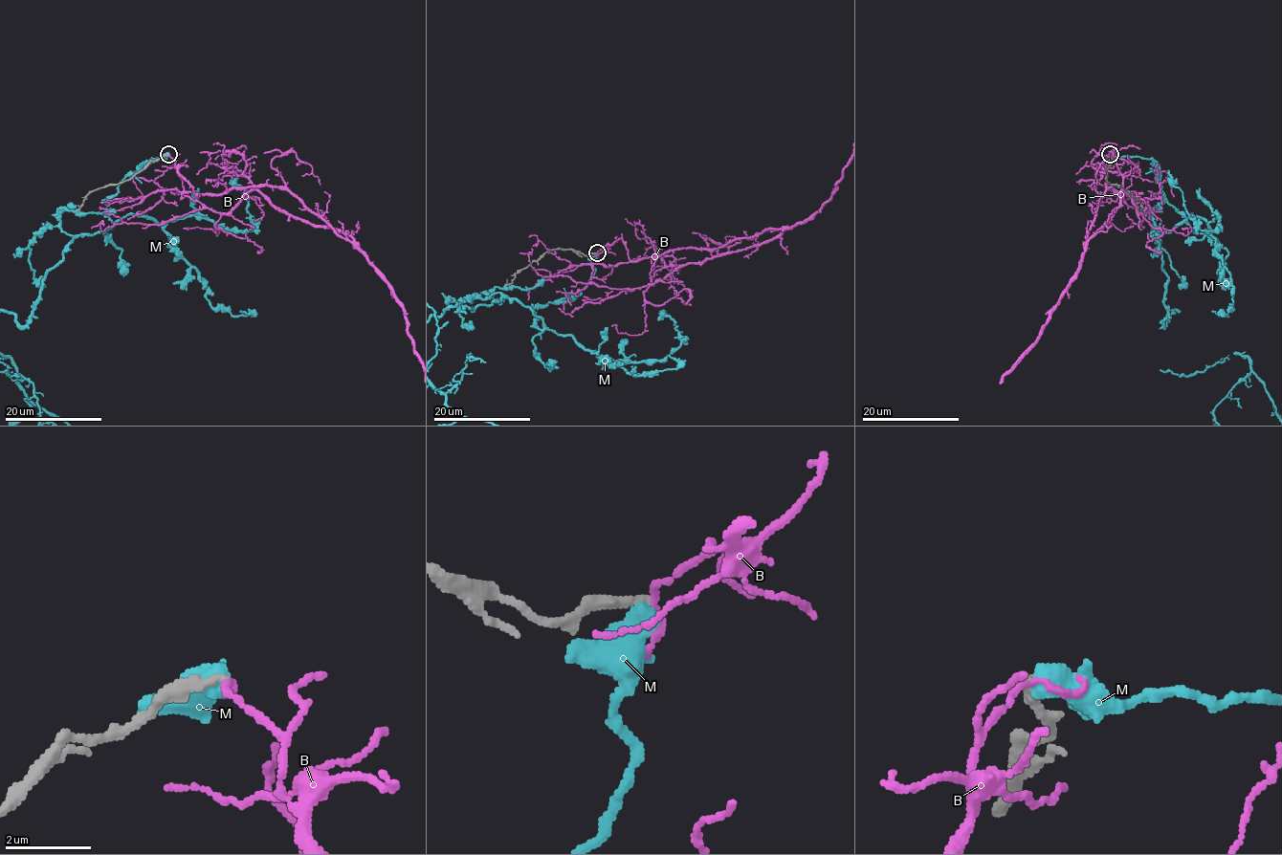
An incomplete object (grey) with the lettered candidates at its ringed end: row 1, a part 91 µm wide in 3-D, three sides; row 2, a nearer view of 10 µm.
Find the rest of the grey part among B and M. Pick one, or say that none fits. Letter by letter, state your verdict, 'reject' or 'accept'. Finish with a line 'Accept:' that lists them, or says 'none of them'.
B: reject
M: reject
Accept: none of them

